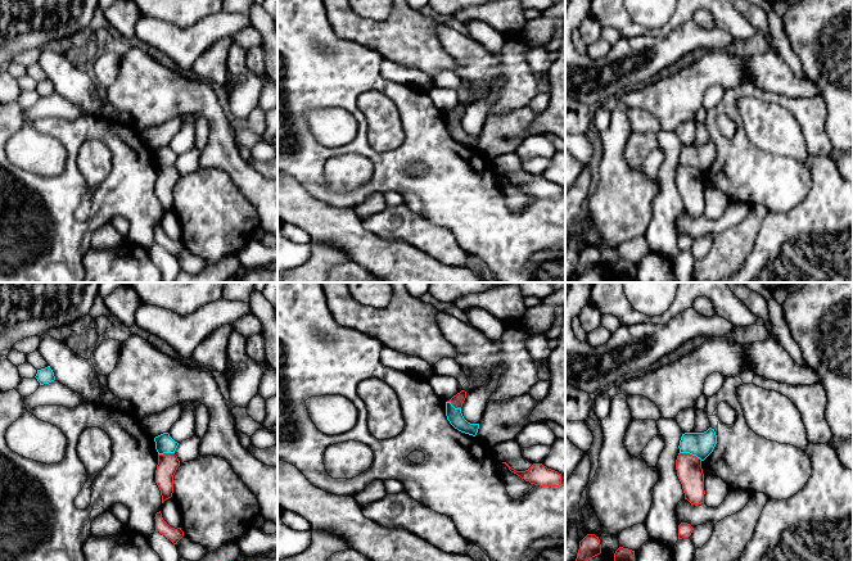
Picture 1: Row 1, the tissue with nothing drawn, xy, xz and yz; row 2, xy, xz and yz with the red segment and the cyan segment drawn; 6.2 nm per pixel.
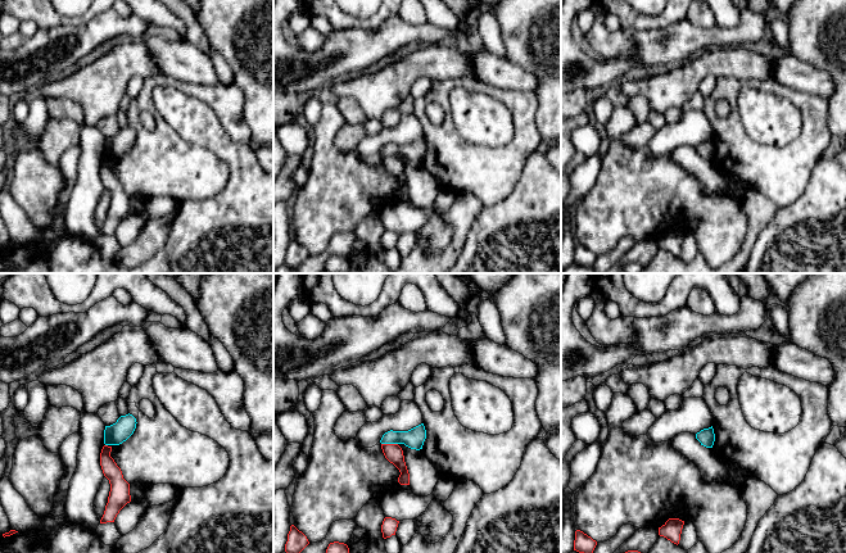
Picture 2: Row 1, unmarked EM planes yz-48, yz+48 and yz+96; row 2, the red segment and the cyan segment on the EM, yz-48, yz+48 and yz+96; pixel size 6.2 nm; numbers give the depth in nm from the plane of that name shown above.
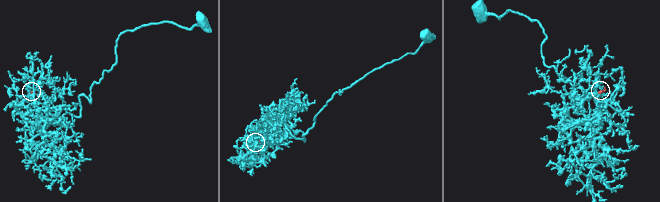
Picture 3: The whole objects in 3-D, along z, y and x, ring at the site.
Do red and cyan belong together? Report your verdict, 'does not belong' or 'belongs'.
does not belong

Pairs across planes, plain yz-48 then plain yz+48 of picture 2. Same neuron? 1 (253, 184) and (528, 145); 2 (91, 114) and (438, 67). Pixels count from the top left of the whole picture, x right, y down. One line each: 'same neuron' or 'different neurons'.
1: different neurons
2: same neuron

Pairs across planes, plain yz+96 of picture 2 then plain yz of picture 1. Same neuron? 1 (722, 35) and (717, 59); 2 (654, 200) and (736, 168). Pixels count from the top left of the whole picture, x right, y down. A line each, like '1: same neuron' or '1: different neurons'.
1: different neurons
2: different neurons

